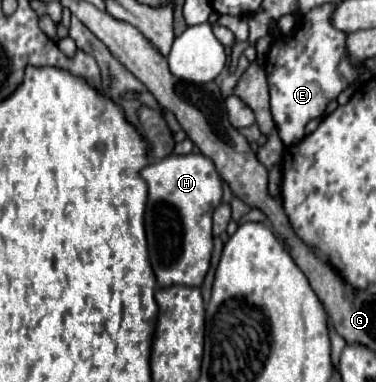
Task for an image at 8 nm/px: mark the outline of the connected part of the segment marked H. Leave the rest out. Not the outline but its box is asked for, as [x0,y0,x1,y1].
[141,153,221,287]

